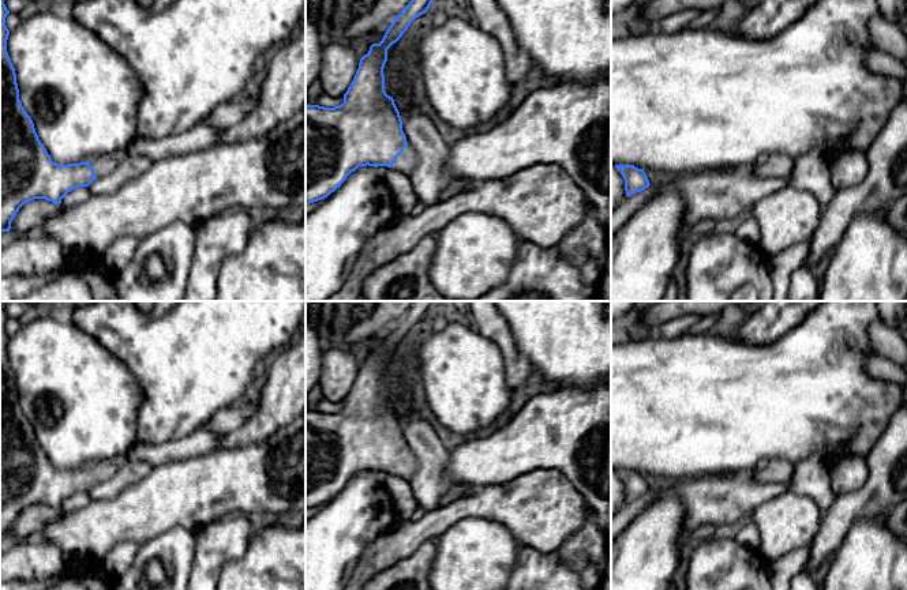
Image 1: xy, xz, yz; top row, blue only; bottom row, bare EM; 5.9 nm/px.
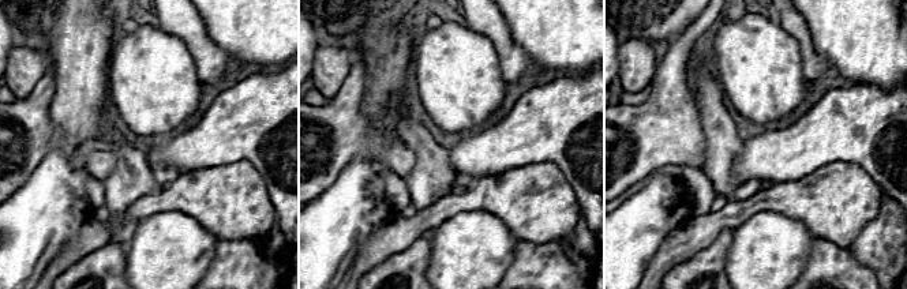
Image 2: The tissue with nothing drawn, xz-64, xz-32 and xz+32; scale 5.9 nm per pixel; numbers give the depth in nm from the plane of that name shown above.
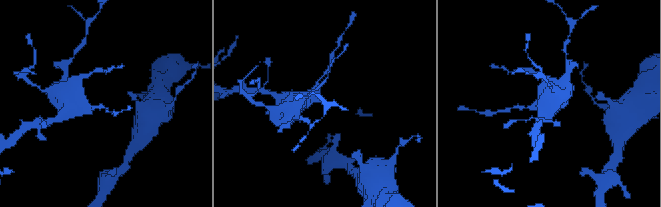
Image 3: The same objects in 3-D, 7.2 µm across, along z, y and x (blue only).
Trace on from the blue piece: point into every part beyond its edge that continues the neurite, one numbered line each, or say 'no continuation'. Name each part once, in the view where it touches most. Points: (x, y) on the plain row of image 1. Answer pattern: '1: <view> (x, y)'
1: xz (405, 468)

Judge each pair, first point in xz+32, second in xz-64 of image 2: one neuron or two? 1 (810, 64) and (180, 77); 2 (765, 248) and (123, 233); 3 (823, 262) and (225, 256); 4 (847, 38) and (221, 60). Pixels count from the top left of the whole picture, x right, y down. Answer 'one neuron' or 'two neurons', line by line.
1: two neurons
2: two neurons
3: one neuron
4: two neurons

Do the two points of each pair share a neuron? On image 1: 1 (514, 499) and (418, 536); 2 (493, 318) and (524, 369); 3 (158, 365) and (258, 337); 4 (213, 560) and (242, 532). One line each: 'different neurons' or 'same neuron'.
1: same neuron
2: same neuron
3: same neuron
4: same neuron

